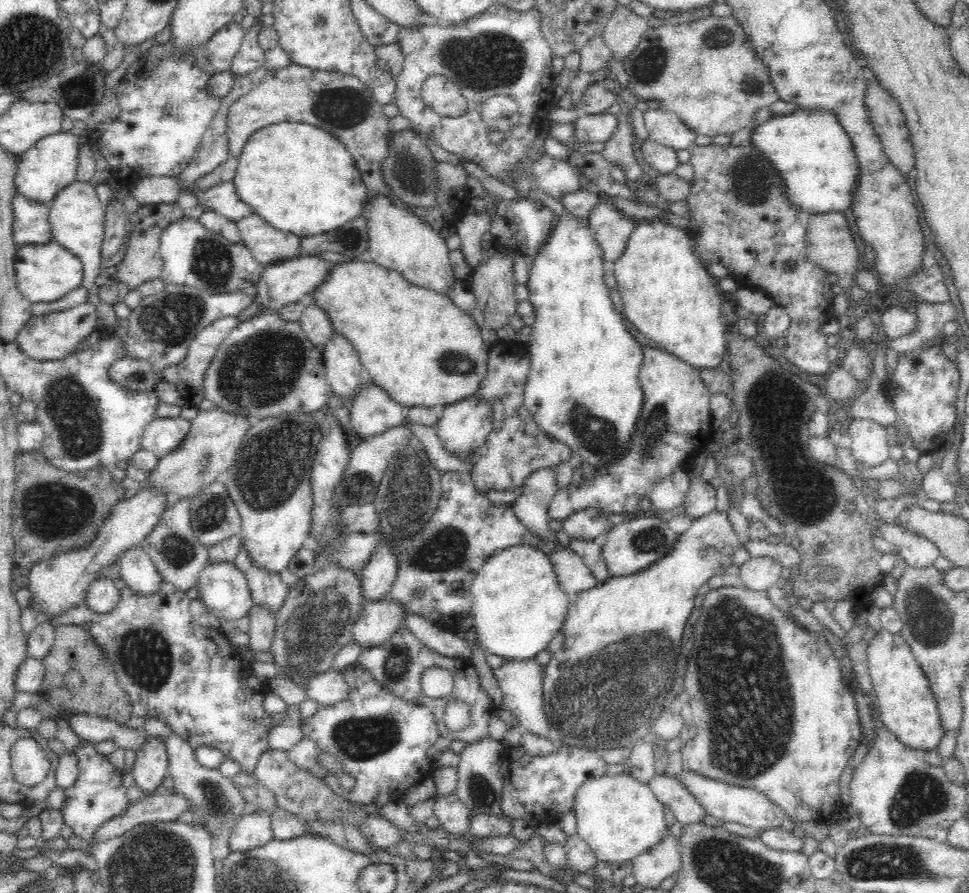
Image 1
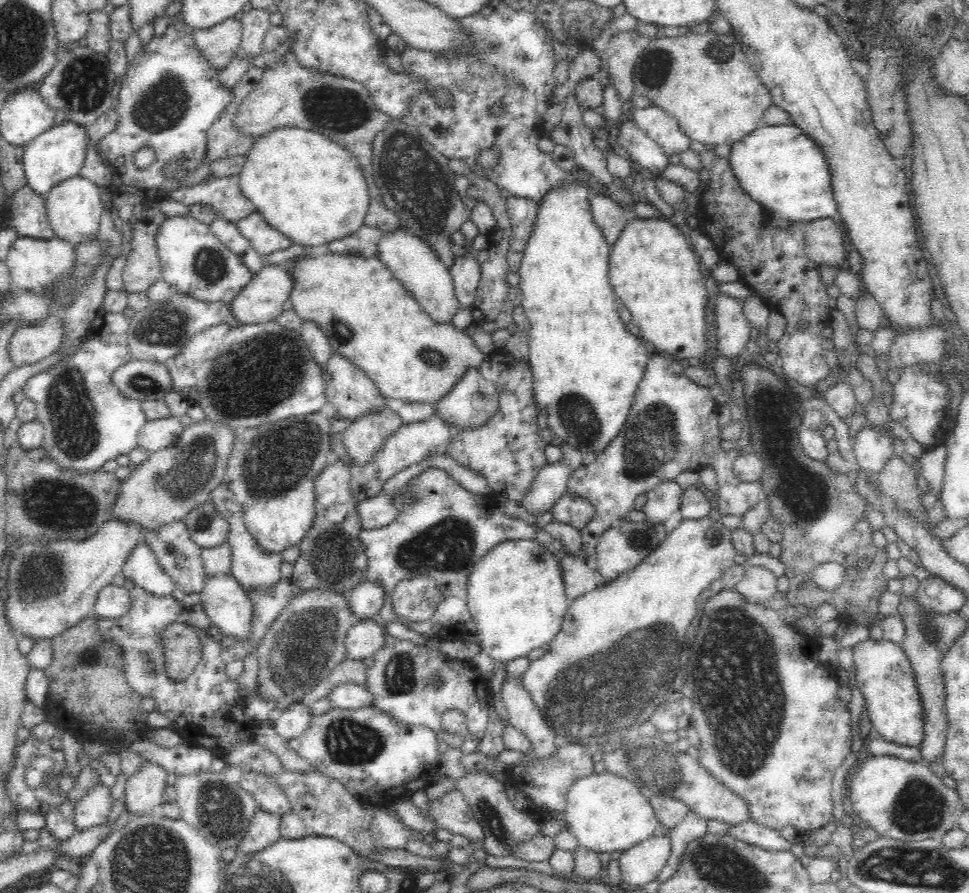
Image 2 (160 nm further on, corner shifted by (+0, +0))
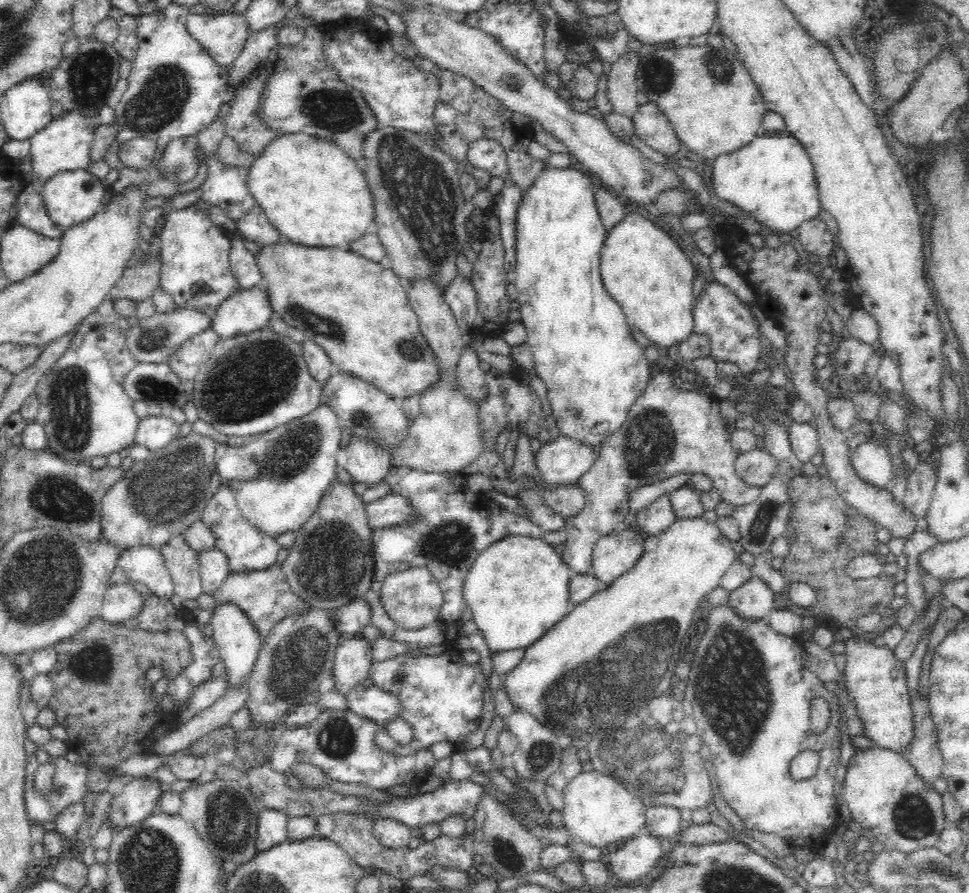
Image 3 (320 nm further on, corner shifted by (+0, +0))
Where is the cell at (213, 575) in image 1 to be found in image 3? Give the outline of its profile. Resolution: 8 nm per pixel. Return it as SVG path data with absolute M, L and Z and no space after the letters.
M222 601L216 603L214 611L211 611L209 620L210 626L213 630L213 640L220 651L220 658L226 668L226 674L230 679L231 686L242 684L242 681L248 680L257 654L261 645L261 637L259 636L258 629L250 616L242 611L240 605L230 601Z

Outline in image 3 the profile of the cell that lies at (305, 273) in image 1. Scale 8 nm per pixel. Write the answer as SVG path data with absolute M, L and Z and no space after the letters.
M252 286L231 294L213 315L212 327L221 339L264 329L274 309L266 286Z

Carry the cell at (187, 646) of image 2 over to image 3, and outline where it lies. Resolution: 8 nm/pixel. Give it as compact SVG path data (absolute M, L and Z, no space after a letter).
M94 617L72 636L54 645L57 652L57 664L47 675L54 684L54 692L49 703L56 714L57 725L63 726L69 734L66 743L69 751L80 755L79 761L86 766L116 768L122 760L135 753L151 753L151 746L162 736L162 724L165 712L160 701L153 696L153 686L144 680L145 672L150 667L161 666L171 680L194 662L192 644L186 634L180 630L161 631L136 630L124 623L109 623L102 617Z

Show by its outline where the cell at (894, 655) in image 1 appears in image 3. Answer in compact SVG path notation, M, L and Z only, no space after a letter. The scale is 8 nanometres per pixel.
M855 637L844 643L846 660L842 679L847 697L854 703L851 711L864 724L864 736L878 748L902 752L915 737L905 661L898 659L888 645L875 646L874 642Z

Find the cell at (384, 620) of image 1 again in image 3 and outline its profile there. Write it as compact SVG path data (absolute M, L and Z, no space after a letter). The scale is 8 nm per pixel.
M356 633L343 638L335 652L334 672L331 679L334 689L346 696L346 692L360 684L360 681L369 674L369 668L374 661L371 658L373 640Z

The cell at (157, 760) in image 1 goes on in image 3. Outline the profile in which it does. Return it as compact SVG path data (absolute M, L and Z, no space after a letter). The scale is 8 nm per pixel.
M157 778L130 779L121 793L111 800L108 811L111 828L117 831L148 818L164 792L165 787Z

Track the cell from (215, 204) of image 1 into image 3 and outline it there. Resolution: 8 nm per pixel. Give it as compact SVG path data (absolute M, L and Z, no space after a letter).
M215 154L207 157L206 163L208 171L206 180L197 189L171 196L170 206L172 209L182 210L197 204L198 200L204 200L205 203L210 203L214 207L220 207L233 221L242 219L242 216L245 216L256 205L256 201L245 185L247 168L226 168L215 159Z

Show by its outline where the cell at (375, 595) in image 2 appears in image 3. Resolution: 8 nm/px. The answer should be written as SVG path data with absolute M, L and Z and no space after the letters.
M364 598L354 599L339 606L334 616L338 619L338 629L342 638L348 638L356 633L360 633L362 628L370 623L372 607L370 601Z

